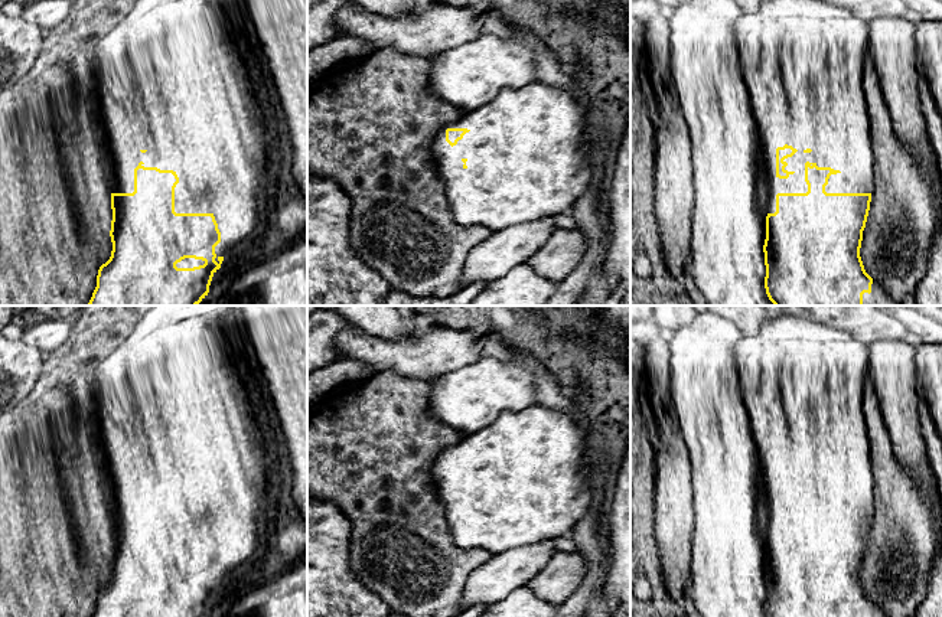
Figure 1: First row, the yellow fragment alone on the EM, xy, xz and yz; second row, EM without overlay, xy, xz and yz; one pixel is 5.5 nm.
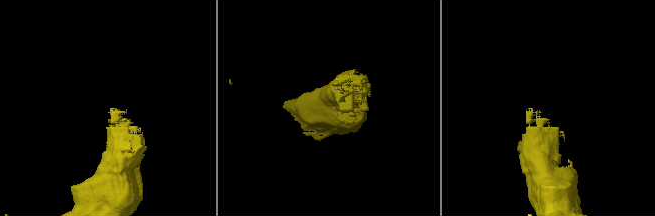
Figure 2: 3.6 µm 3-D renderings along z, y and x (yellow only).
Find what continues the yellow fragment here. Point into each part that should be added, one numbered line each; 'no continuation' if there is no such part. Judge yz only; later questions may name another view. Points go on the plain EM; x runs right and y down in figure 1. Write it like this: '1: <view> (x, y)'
1: yz (802, 384)

